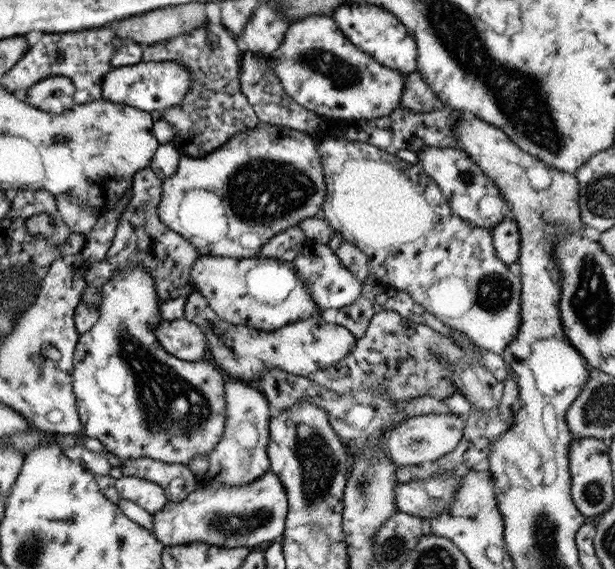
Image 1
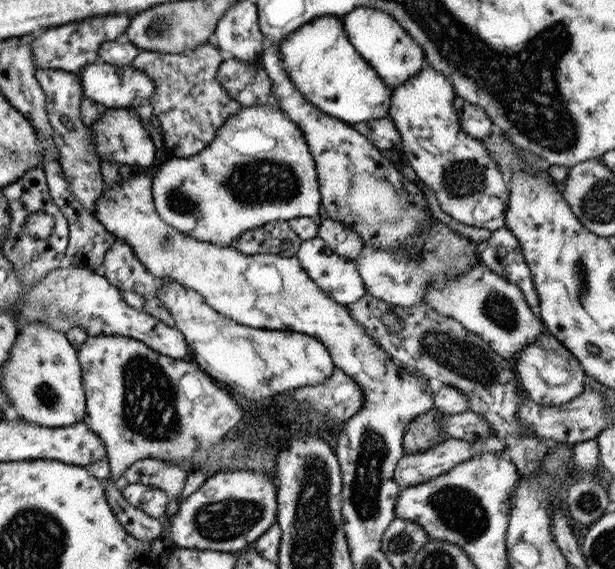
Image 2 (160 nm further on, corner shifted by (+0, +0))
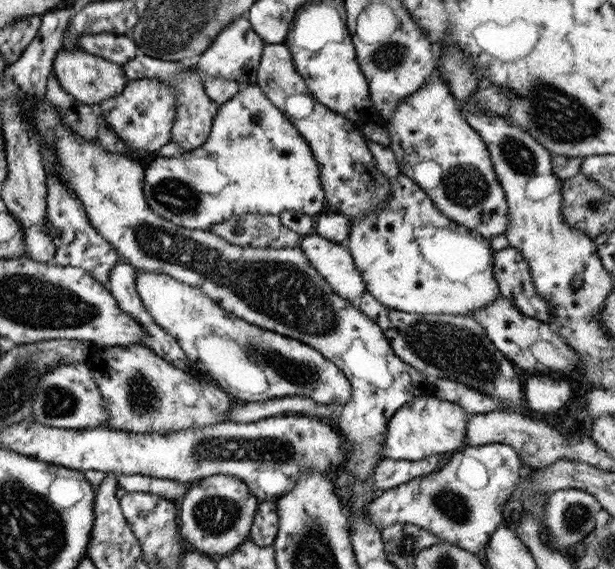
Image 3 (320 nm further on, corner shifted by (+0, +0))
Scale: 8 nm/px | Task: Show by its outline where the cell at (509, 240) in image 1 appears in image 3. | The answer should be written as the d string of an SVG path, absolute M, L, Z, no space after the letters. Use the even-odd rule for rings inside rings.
M507 247L491 252L491 269L500 296L510 300L514 307L525 316L548 324L552 322L550 308L541 295L537 295L529 267L519 250Z

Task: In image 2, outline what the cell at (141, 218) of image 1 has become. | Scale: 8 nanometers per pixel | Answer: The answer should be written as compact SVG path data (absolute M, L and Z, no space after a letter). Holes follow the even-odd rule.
M119 239L113 242L111 249L105 252L100 272L101 276L120 292L133 292L141 296L142 310L145 313L158 318L167 326L173 326L170 312L158 304L155 294L163 284L175 281L169 277L157 278L149 275L145 267L137 261L137 257L133 255L133 249L127 243Z

